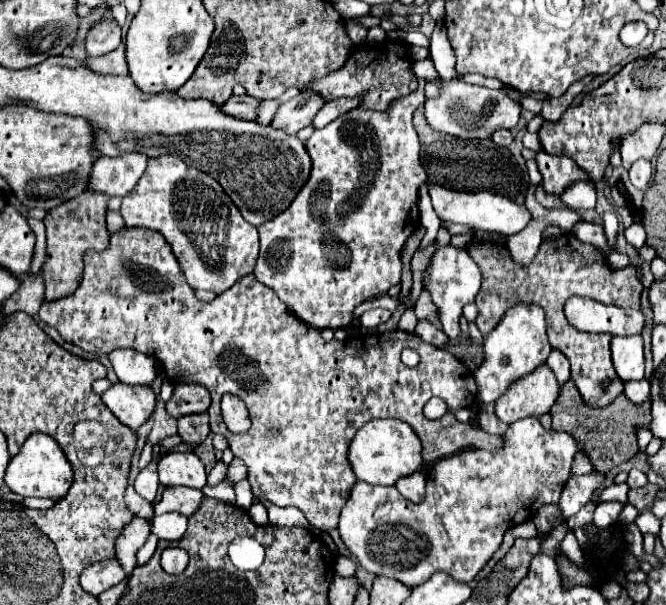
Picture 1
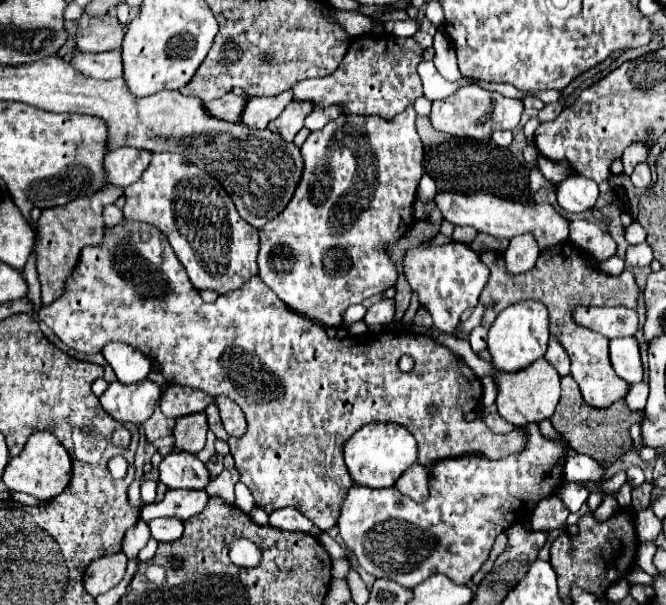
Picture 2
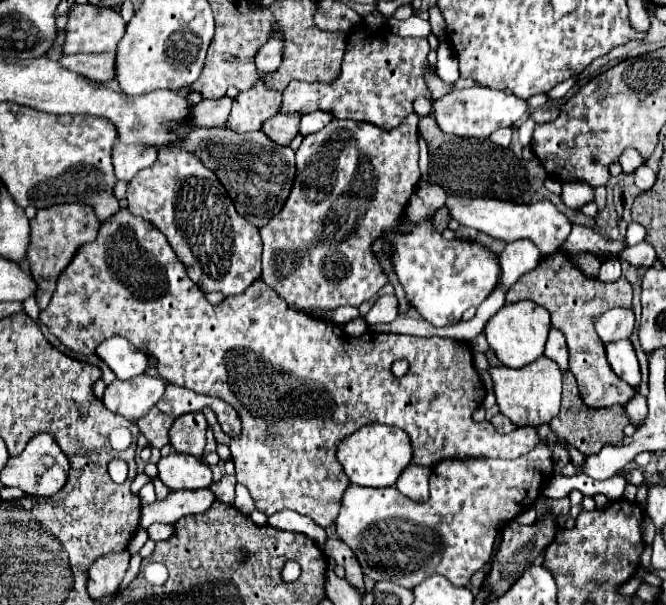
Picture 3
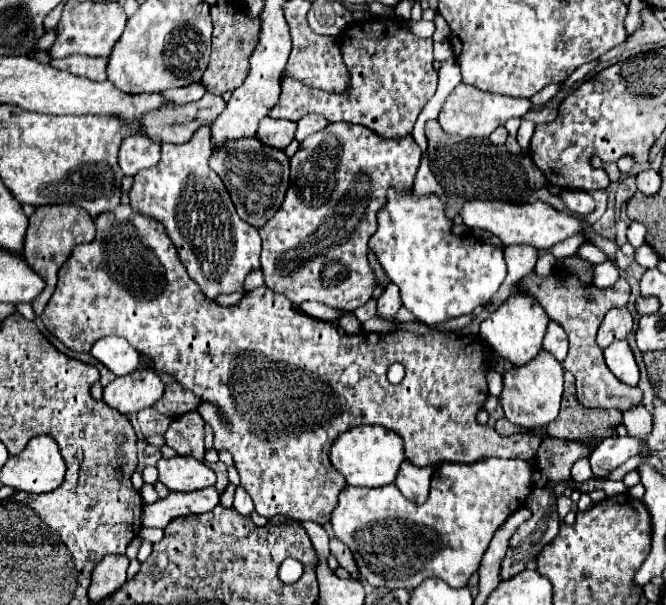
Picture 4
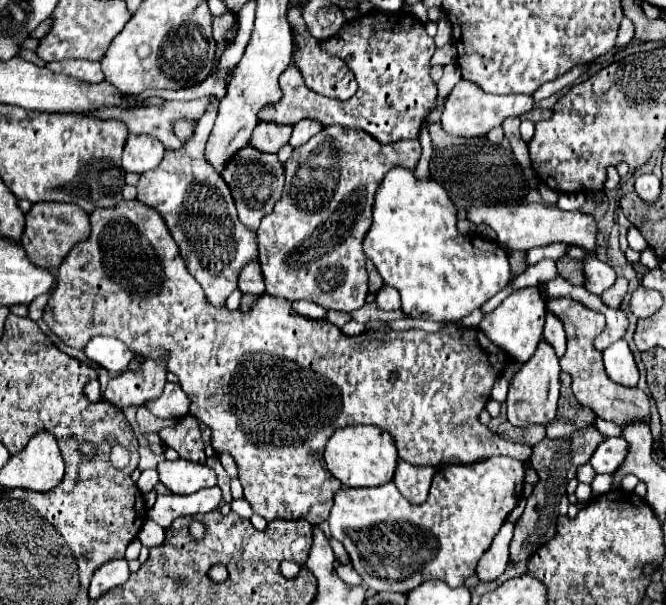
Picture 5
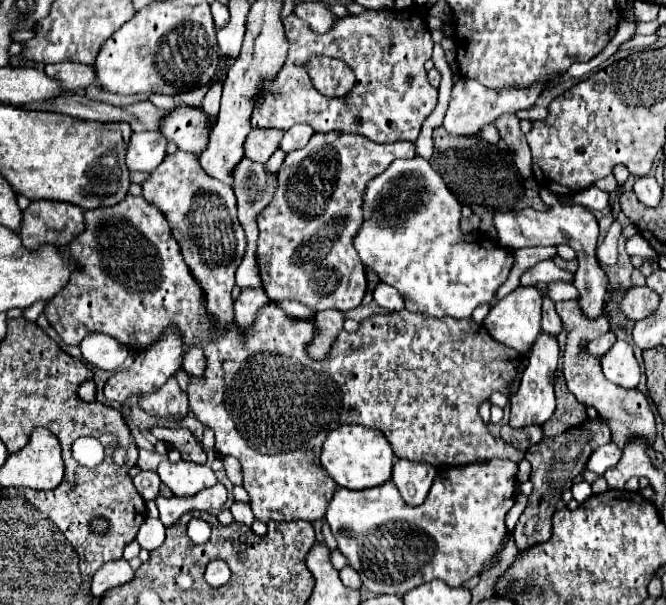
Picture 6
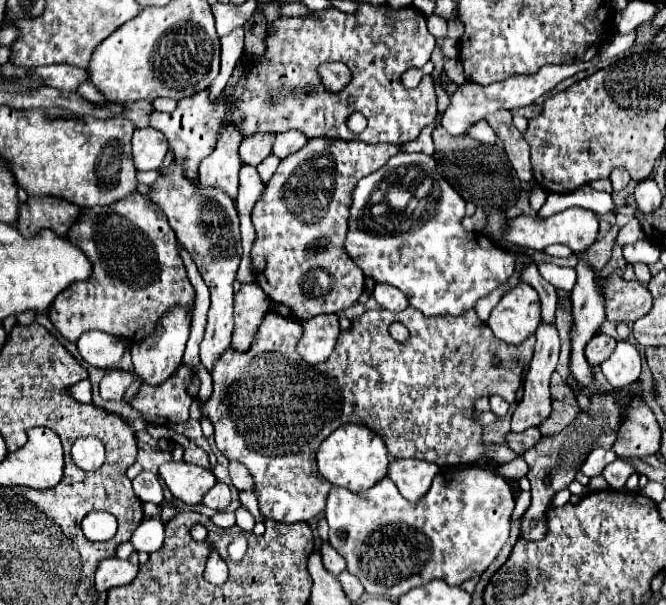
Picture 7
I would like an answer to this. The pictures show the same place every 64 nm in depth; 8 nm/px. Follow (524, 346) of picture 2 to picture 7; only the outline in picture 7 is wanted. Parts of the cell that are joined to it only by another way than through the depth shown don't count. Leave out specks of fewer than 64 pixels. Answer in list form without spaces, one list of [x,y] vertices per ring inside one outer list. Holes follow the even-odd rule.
[[[516,284],[496,304],[488,322],[496,338],[508,344],[520,344],[536,332],[540,324],[540,298],[528,284]]]

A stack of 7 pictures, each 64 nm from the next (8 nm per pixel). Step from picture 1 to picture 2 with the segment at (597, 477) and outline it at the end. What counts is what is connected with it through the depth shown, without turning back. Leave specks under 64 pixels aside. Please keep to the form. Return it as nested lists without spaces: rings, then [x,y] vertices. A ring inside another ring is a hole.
[[[568,482],[566,488],[564,488],[558,496],[560,496],[560,500],[564,500],[564,504],[570,508],[570,512],[578,512],[580,506],[582,506],[582,504],[586,502],[586,498],[588,498],[588,490],[582,488],[582,486],[576,484],[576,482]]]

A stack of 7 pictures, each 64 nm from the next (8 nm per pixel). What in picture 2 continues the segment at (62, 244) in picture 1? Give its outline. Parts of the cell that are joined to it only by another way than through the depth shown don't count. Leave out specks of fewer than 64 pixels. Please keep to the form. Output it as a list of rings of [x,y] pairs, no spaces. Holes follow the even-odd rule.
[[[106,188],[96,192],[90,198],[74,200],[64,206],[48,208],[40,214],[36,222],[36,244],[34,244],[34,254],[36,254],[36,270],[38,278],[42,284],[42,306],[48,306],[62,294],[64,280],[70,276],[72,268],[78,262],[80,250],[84,246],[98,246],[104,238],[104,220],[102,220],[102,210],[106,204],[116,202],[122,196],[122,188]]]

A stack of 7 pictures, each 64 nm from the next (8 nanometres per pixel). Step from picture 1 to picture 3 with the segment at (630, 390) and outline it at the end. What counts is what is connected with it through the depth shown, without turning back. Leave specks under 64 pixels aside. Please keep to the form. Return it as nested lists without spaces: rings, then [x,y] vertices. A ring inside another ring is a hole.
[[[640,392],[626,404],[626,414],[630,418],[630,426],[634,428],[644,426],[644,420],[648,416],[648,406],[646,406],[646,398]]]

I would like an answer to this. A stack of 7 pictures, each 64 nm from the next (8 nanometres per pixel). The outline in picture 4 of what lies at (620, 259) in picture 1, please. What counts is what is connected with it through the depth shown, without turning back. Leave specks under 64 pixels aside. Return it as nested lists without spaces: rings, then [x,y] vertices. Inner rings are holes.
[[[610,261],[596,264],[592,274],[594,274],[592,276],[592,284],[596,288],[608,288],[608,286],[612,286],[618,280],[618,268]]]

